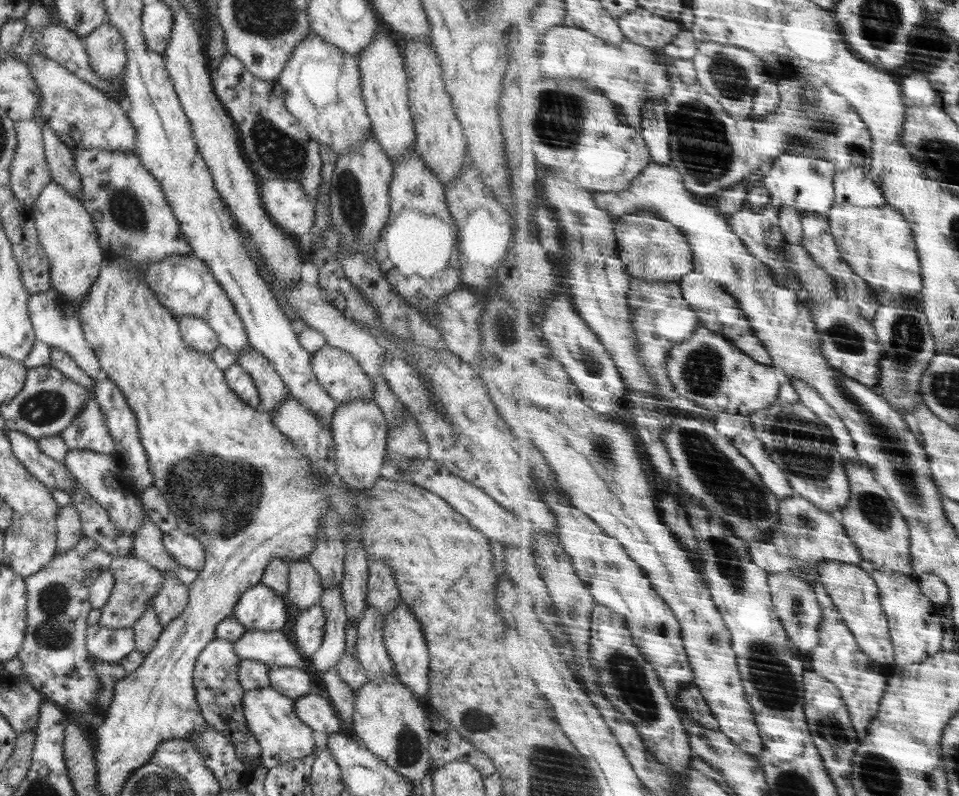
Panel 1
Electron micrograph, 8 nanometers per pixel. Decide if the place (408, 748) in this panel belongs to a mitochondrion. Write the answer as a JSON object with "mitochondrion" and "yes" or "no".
{"mitochondrion":"yes"}

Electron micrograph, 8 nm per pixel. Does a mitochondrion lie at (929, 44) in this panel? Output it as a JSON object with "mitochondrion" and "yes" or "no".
{"mitochondrion":"no"}

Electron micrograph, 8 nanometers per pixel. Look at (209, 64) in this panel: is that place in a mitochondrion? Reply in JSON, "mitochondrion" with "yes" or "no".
{"mitochondrion":"no"}

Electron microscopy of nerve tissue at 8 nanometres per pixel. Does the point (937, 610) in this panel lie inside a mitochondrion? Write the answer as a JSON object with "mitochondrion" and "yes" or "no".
{"mitochondrion":"no"}

